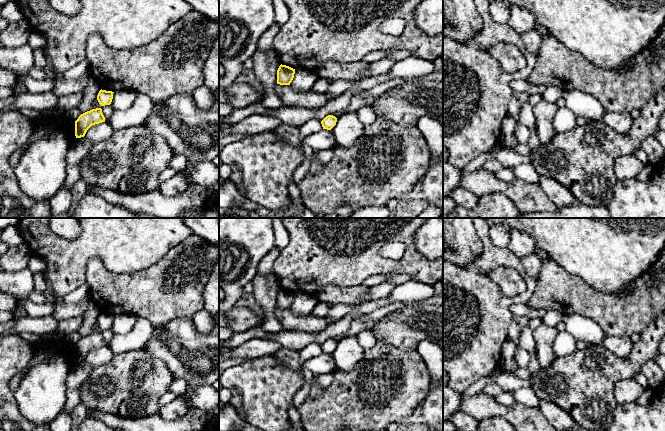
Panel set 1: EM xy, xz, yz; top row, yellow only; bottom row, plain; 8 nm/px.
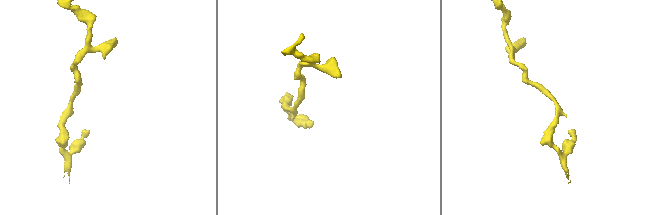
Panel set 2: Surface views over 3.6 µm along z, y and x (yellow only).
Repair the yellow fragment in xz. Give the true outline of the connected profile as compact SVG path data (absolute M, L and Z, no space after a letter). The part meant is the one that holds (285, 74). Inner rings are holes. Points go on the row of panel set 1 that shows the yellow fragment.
M281 64L277 70L277 84L290 85L294 78L294 74L295 69Z

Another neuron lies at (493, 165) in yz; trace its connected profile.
M490 159L485 162L485 164L482 166L482 168L484 168L492 173L495 173L495 172L499 171L500 169L502 169L503 165L497 159Z

